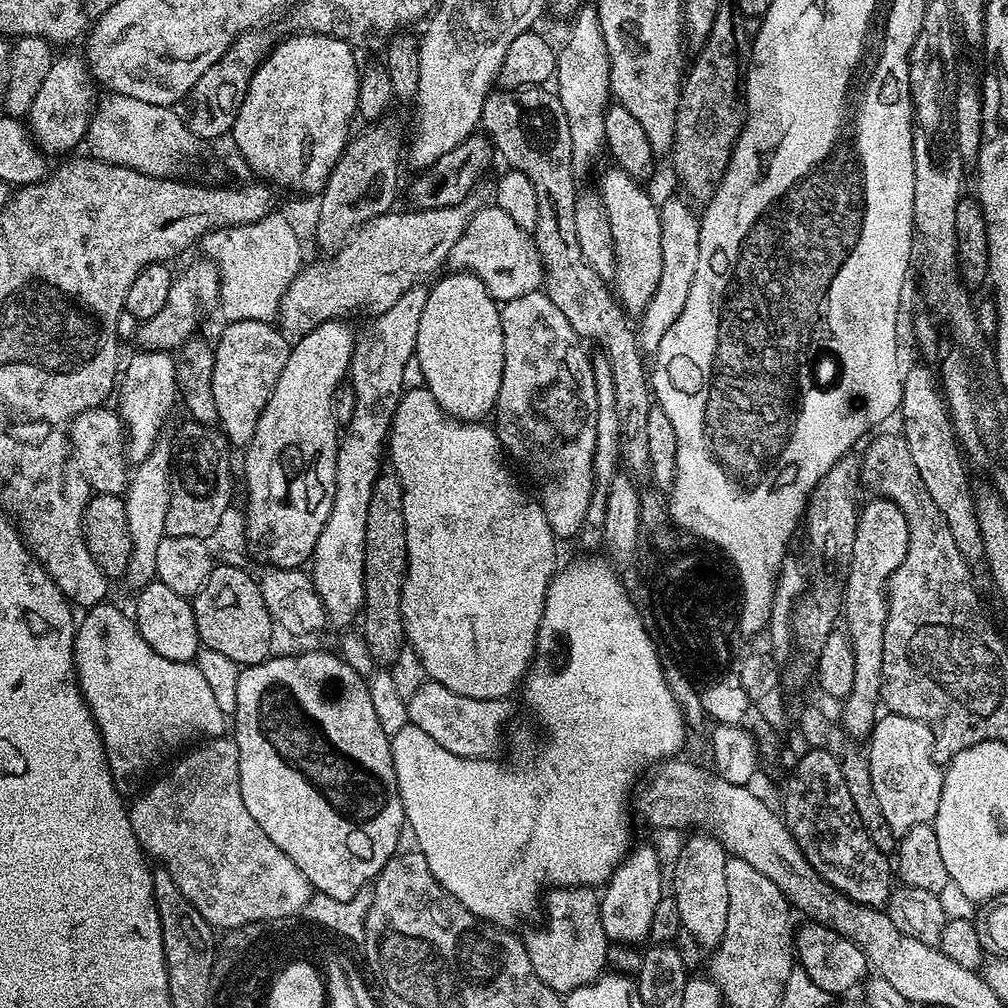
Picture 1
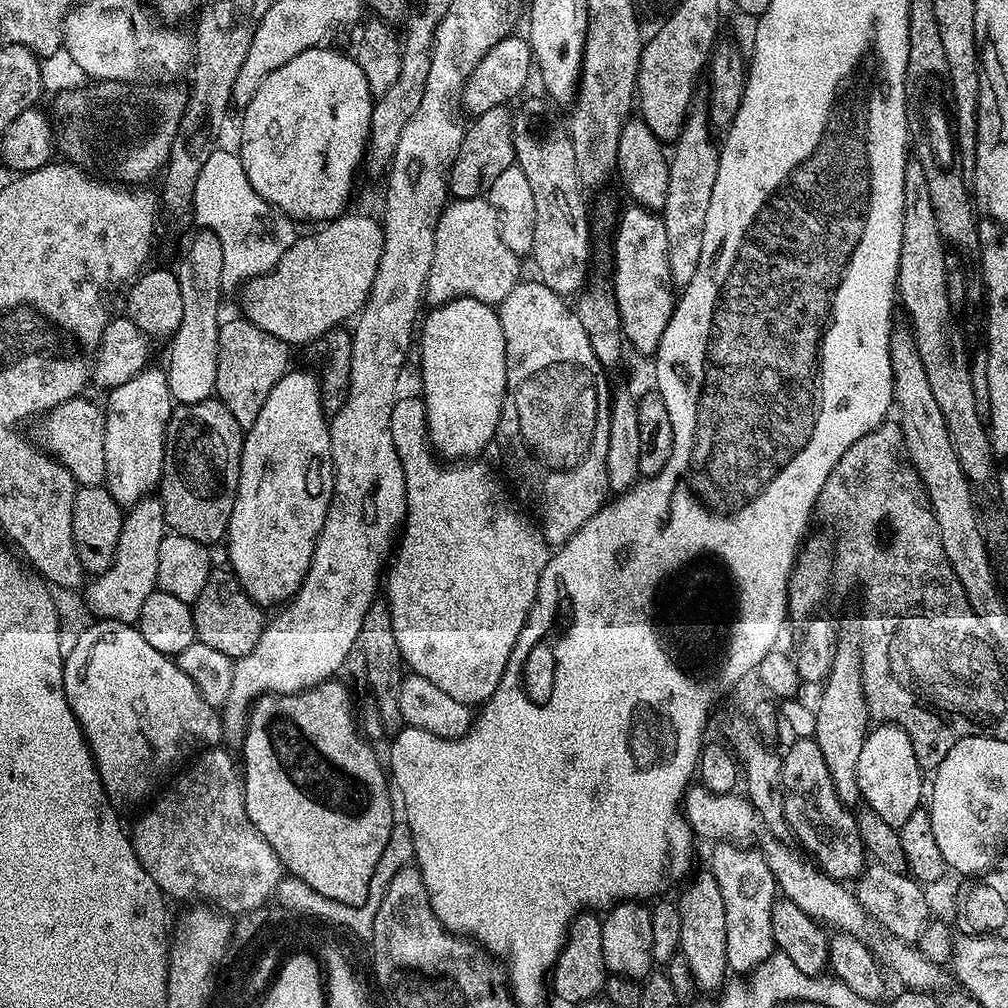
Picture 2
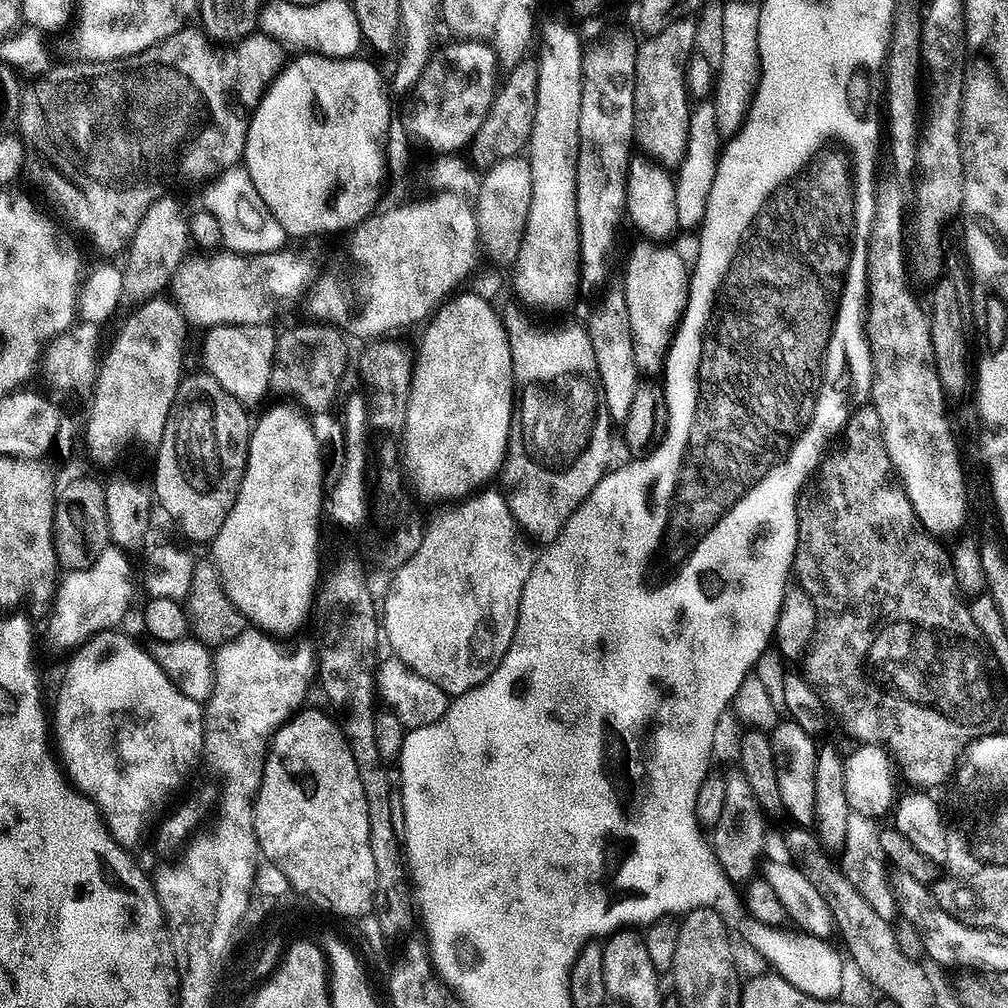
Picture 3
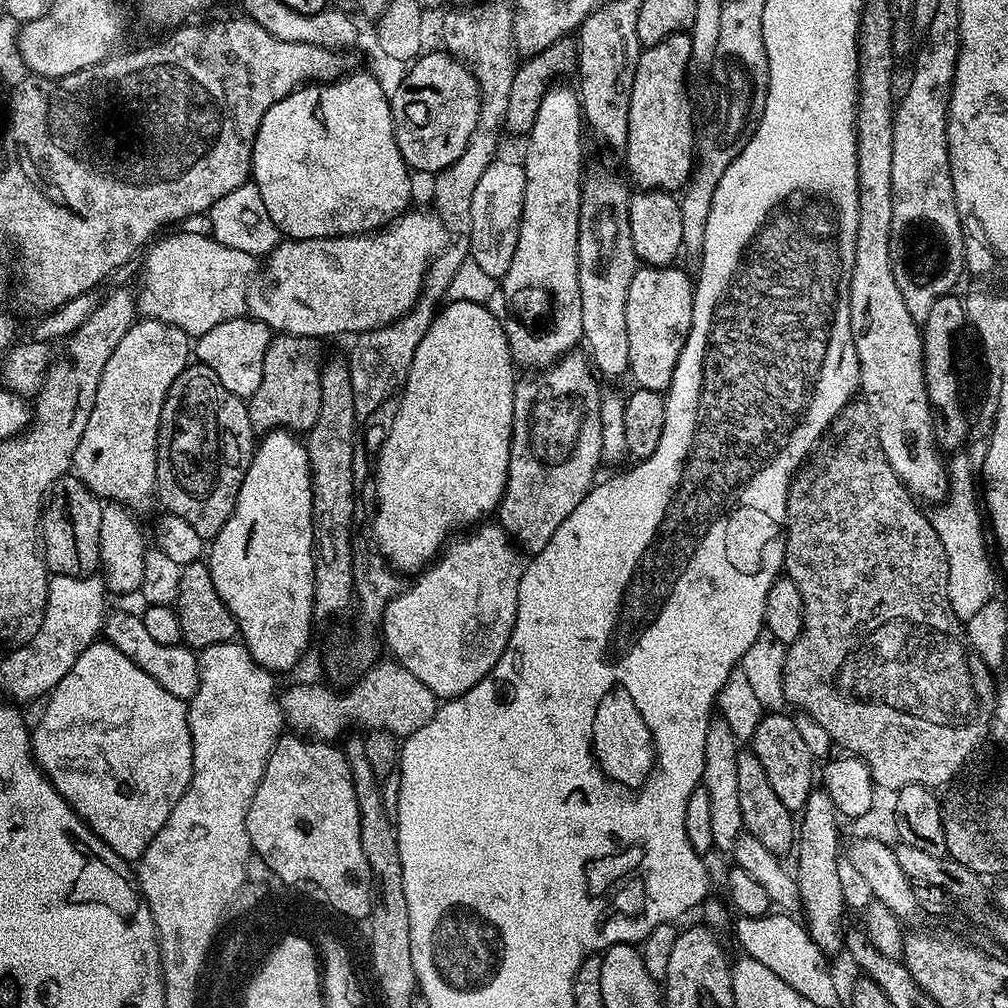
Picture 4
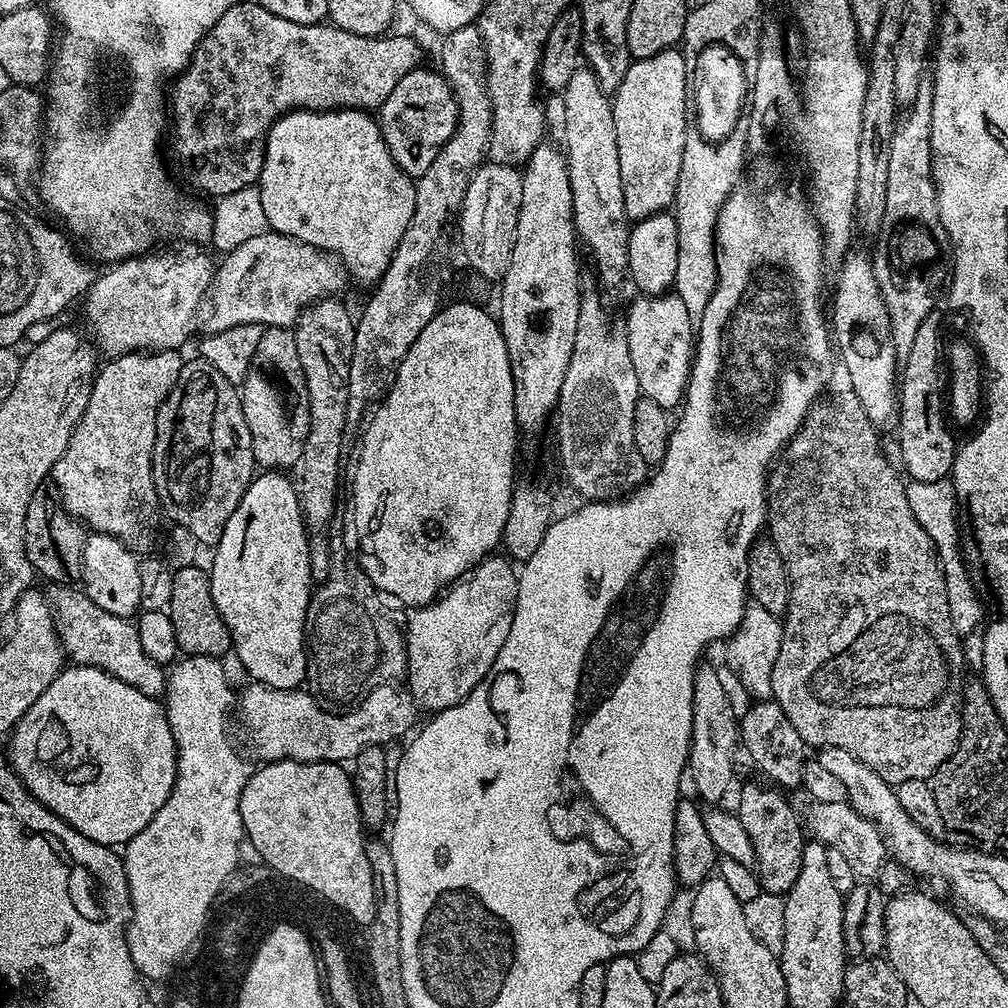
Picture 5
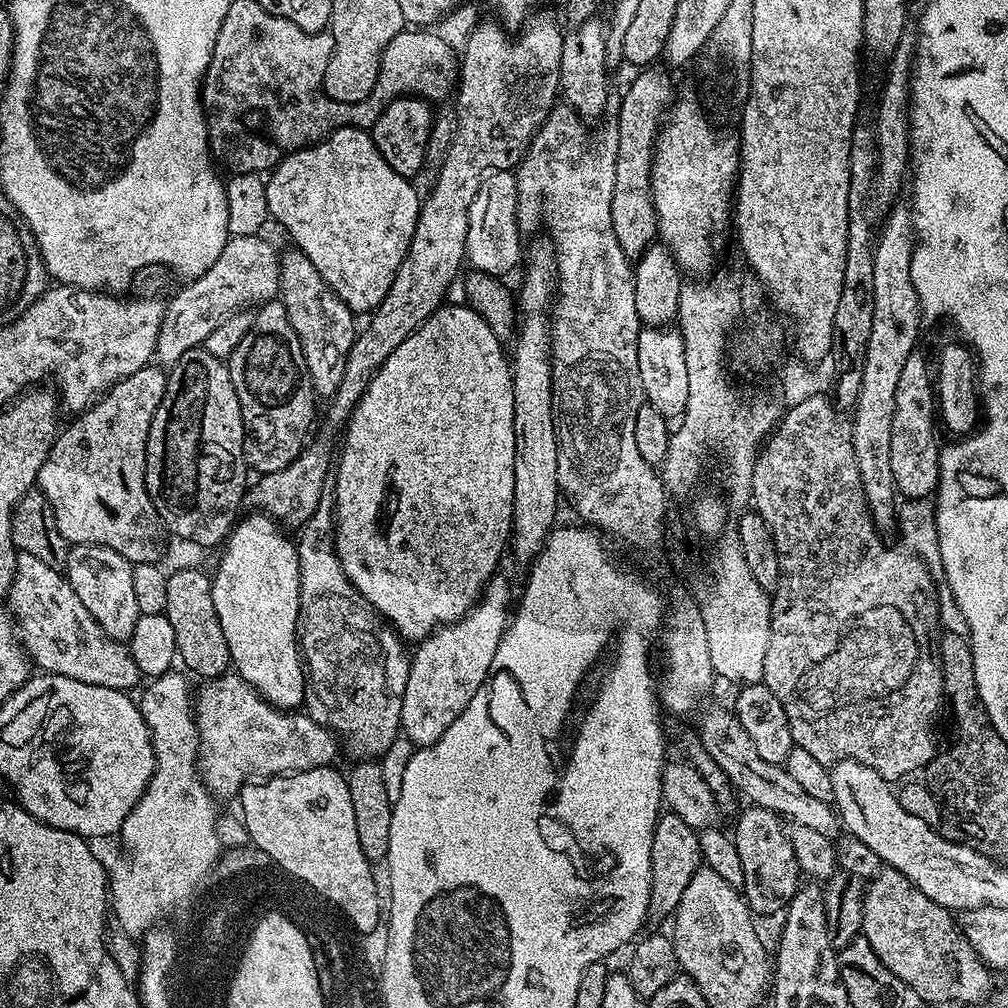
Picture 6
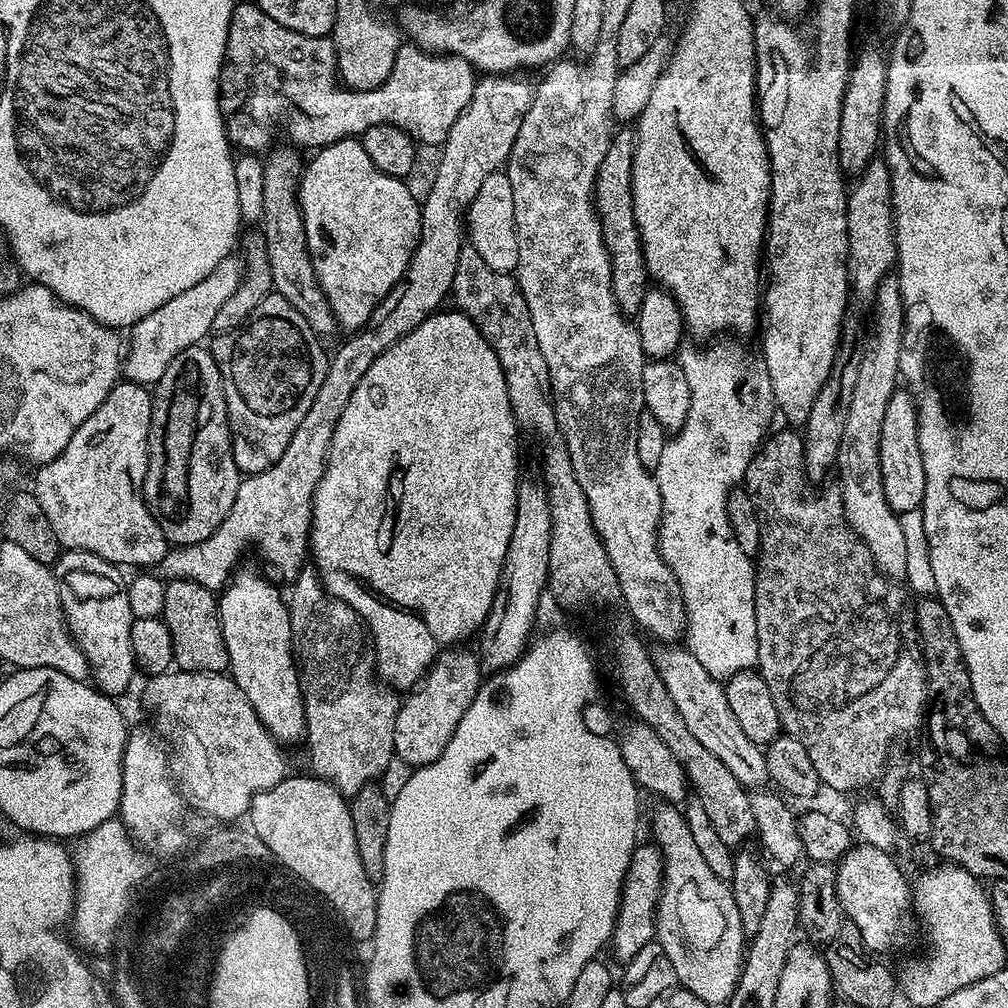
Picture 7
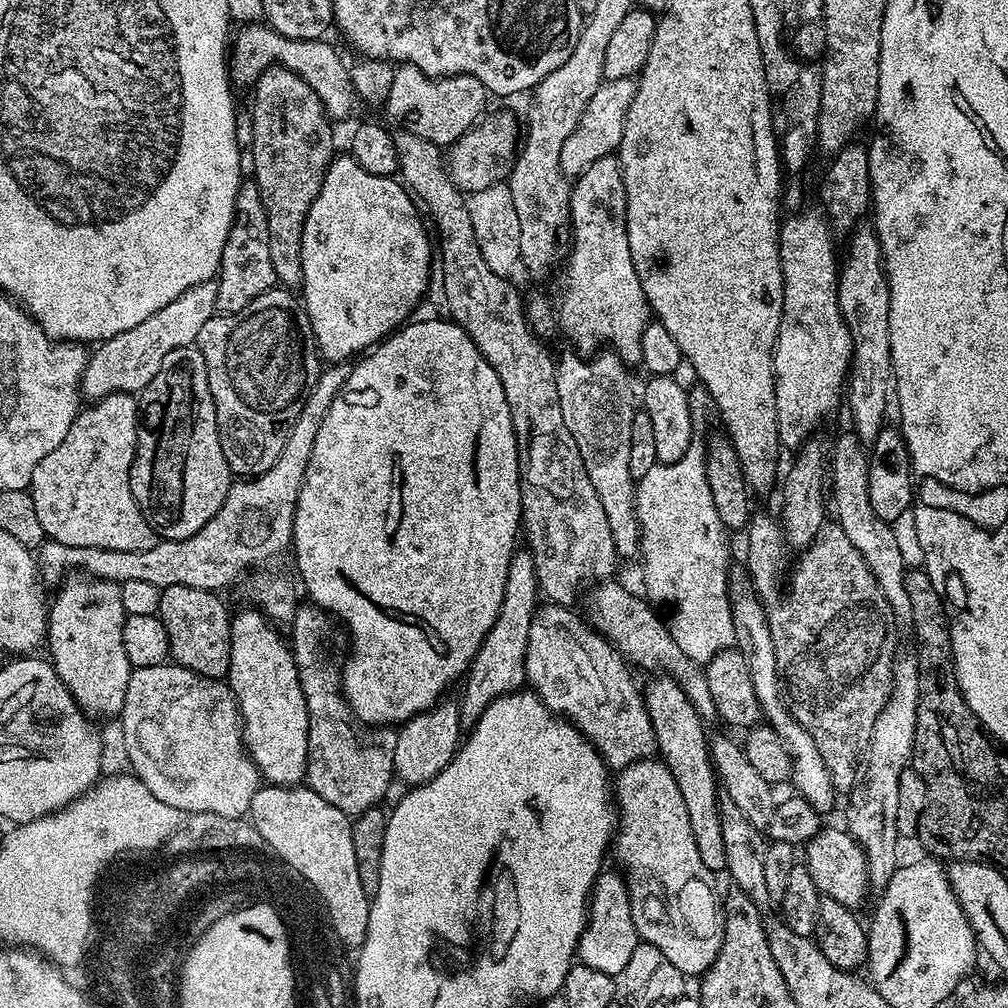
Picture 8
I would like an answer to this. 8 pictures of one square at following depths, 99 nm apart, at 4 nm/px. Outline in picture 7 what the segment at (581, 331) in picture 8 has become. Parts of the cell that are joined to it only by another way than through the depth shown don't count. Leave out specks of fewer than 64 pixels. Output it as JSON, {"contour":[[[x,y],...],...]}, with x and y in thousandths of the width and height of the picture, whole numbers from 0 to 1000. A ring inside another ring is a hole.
{"contour":[[[616,126],[608,134],[605,149],[601,151],[601,157],[597,159],[597,165],[593,169],[589,191],[589,205],[591,211],[595,213],[599,243],[603,246],[607,261],[607,291],[615,309],[620,312],[630,312],[634,308],[637,304],[637,296],[645,285],[645,275],[639,263],[639,249],[635,243],[633,224],[629,220],[627,166],[630,144],[631,133],[626,126]]]}

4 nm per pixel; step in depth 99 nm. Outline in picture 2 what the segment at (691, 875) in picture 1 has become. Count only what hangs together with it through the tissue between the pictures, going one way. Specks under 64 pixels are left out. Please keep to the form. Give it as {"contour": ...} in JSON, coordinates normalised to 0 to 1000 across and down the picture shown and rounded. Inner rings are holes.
{"contour":[[[691,864],[678,878],[680,879],[679,886],[676,887],[675,893],[673,892],[673,900],[677,907],[677,931],[674,945],[679,947],[681,954],[684,955],[691,981],[695,985],[706,986],[717,981],[724,964],[720,950],[720,899],[716,895],[712,875],[706,870],[705,864],[697,864],[694,866]]]}

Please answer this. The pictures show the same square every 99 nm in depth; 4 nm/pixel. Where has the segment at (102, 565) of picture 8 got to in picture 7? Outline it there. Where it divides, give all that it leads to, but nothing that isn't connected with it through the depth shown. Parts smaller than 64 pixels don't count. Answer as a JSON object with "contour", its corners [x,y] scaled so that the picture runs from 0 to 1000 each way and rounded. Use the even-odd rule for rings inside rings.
{"contour":[[[480,73],[473,78],[470,85],[470,97],[462,109],[446,125],[446,133],[440,138],[437,151],[437,164],[433,167],[433,176],[425,187],[425,195],[420,195],[417,203],[417,239],[407,256],[401,274],[379,296],[379,300],[371,308],[360,325],[348,330],[345,338],[332,350],[328,350],[323,367],[323,375],[319,375],[319,383],[315,383],[315,391],[312,391],[312,399],[308,399],[308,407],[304,407],[304,415],[296,419],[296,427],[292,427],[292,435],[288,435],[288,442],[284,442],[284,450],[268,466],[260,466],[256,470],[239,475],[236,491],[232,494],[232,502],[228,502],[228,510],[220,514],[220,522],[208,530],[200,538],[168,543],[161,558],[154,561],[154,570],[160,575],[184,575],[196,577],[196,581],[204,581],[204,585],[217,588],[226,582],[238,551],[246,543],[254,544],[256,551],[262,555],[265,570],[271,576],[282,581],[289,581],[297,573],[297,569],[308,556],[308,529],[310,526],[310,492],[313,488],[315,478],[321,469],[325,457],[325,447],[331,435],[331,427],[335,423],[335,415],[339,407],[343,407],[343,399],[347,399],[347,391],[359,379],[363,367],[371,363],[371,355],[379,351],[391,339],[395,339],[407,327],[411,327],[423,314],[438,305],[437,302],[447,291],[450,280],[450,268],[454,268],[454,252],[462,244],[462,208],[470,200],[478,180],[487,171],[497,170],[504,162],[504,154],[510,145],[510,137],[514,137],[514,129],[518,129],[518,117],[522,117],[522,109],[528,104],[530,90],[529,80],[519,79],[516,73]]]}

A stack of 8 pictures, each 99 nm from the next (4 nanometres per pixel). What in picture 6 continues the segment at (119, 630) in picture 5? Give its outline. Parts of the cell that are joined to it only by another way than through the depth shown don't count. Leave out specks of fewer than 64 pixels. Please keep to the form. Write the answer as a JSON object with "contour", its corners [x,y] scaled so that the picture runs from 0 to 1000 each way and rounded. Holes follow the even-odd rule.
{"contour":[[[21,548],[17,551],[16,568],[8,586],[6,603],[22,624],[24,646],[28,648],[31,658],[35,662],[36,659],[40,662],[37,664],[41,668],[73,673],[77,677],[89,677],[89,681],[105,681],[109,685],[118,687],[127,687],[135,678],[136,680],[140,678],[139,666],[133,659],[133,653],[127,648],[126,638],[110,635],[101,625],[101,621],[93,617],[89,605],[81,601],[77,589],[73,589],[73,581],[69,581],[61,564],[46,562],[46,558],[38,558],[34,550]]]}

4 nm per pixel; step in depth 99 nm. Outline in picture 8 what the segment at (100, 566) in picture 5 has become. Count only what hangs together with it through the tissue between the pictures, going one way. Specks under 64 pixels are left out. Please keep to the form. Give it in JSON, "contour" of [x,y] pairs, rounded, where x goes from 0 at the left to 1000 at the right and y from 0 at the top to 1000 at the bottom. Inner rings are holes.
{"contour":[[[71,569],[58,586],[48,604],[46,644],[51,661],[84,710],[114,715],[125,696],[132,665],[129,653],[125,653],[125,641],[121,641],[125,608],[119,580],[86,569]]]}

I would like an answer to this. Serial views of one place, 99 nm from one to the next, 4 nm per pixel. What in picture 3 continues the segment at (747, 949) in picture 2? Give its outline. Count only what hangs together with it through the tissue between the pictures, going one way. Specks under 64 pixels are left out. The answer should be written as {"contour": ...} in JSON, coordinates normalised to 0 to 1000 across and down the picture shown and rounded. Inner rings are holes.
{"contour":[[[729,768],[726,771],[723,769],[718,779],[720,780],[720,797],[716,800],[716,812],[712,812],[712,815],[704,821],[706,845],[712,851],[714,861],[722,873],[742,875],[751,868],[756,857],[754,848],[758,845],[758,808],[760,806],[737,769]]]}

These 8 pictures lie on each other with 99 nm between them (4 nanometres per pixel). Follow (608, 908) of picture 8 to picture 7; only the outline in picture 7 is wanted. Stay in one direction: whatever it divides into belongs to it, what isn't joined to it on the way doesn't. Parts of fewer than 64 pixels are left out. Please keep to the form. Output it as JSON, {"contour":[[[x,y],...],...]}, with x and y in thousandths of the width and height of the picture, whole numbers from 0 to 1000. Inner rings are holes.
{"contour":[[[632,836],[627,854],[623,860],[623,869],[619,872],[619,888],[615,895],[615,907],[611,911],[611,922],[607,924],[605,944],[622,954],[637,942],[637,938],[648,936],[651,933],[651,895],[657,880],[657,862],[659,848],[651,840],[650,836]]]}

